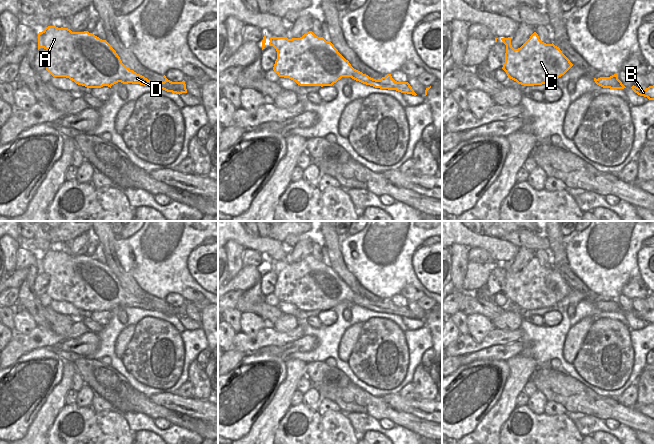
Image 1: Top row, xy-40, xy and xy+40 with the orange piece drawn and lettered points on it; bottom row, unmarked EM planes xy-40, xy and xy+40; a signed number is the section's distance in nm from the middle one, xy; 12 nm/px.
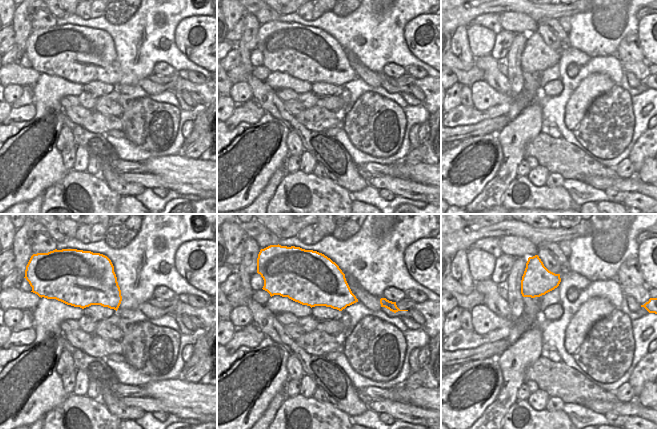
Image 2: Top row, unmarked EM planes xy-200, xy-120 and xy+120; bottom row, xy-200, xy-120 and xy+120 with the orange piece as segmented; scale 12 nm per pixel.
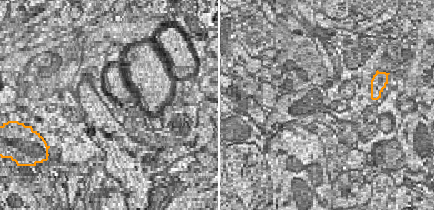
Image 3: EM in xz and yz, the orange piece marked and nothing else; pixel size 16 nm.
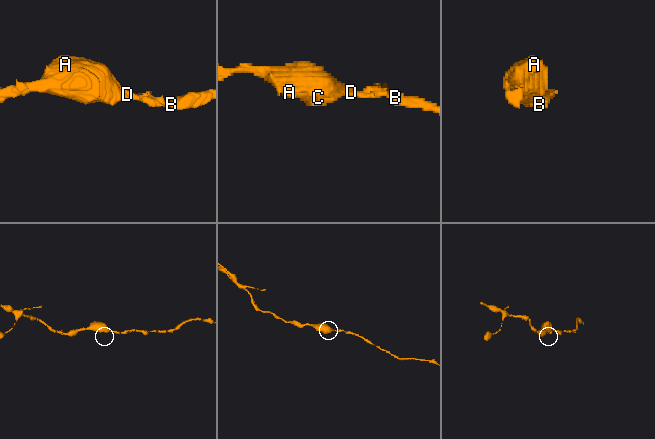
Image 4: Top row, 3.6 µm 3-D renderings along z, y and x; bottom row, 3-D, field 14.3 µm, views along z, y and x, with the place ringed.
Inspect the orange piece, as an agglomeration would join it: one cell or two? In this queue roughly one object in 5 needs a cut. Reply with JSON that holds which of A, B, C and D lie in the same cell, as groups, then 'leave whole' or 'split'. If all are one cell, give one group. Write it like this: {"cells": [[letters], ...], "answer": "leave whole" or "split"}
{"cells": [["A", "B", "C", "D"]], "answer": "leave whole"}

